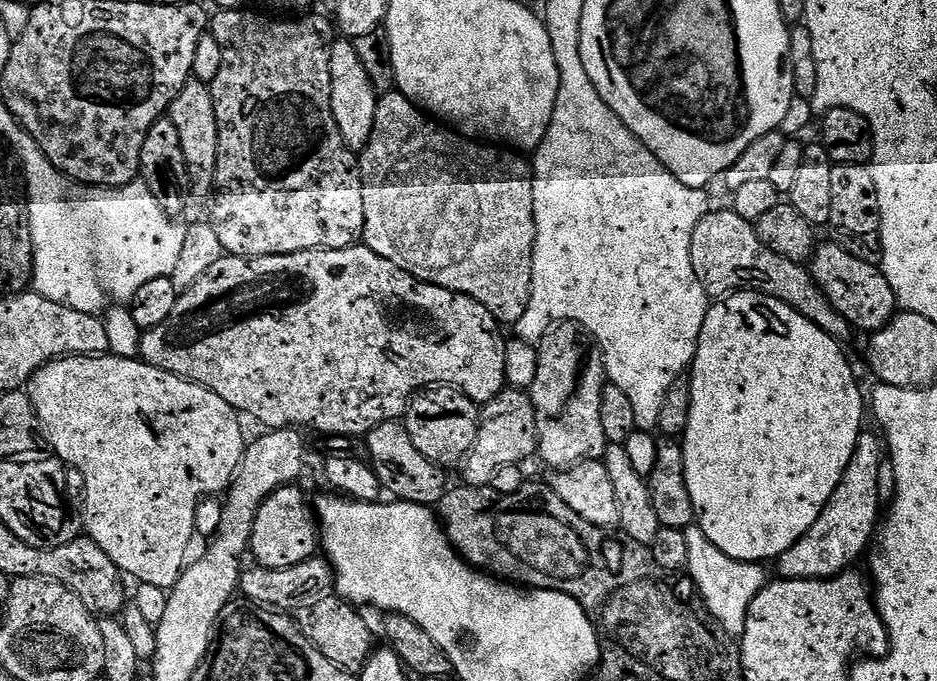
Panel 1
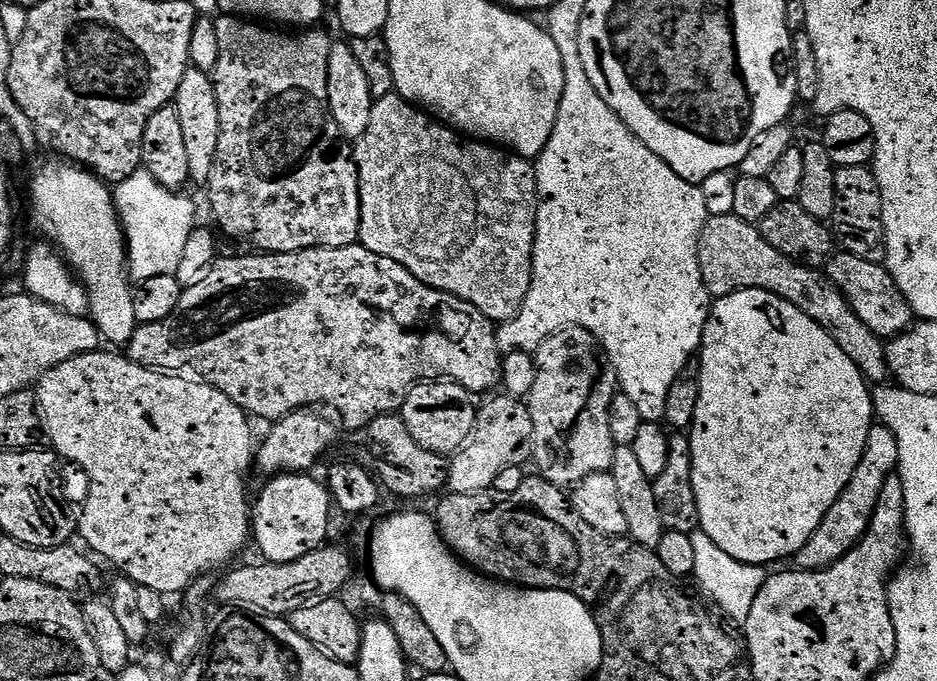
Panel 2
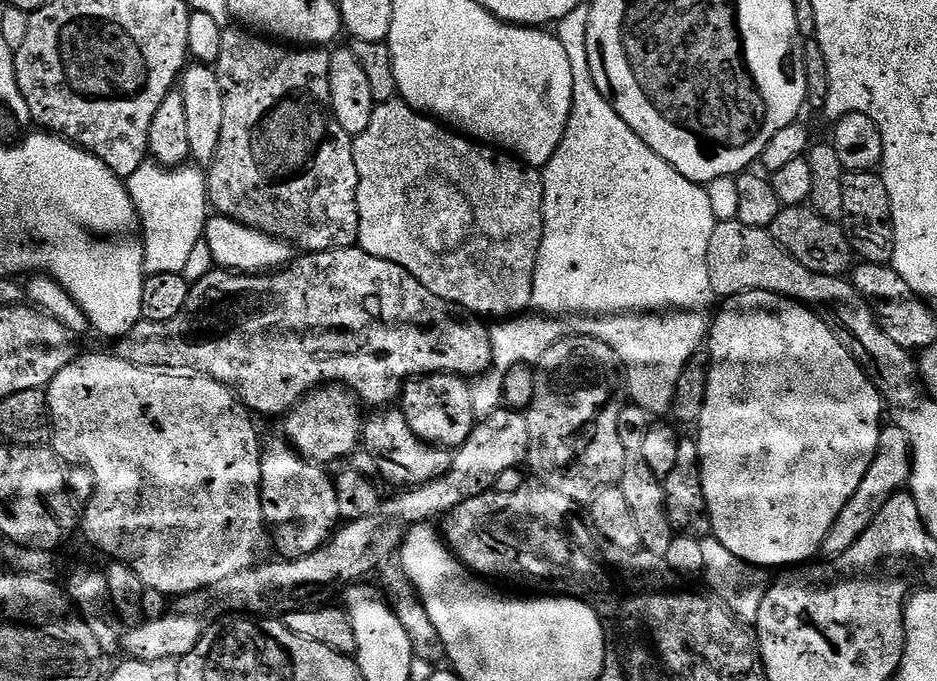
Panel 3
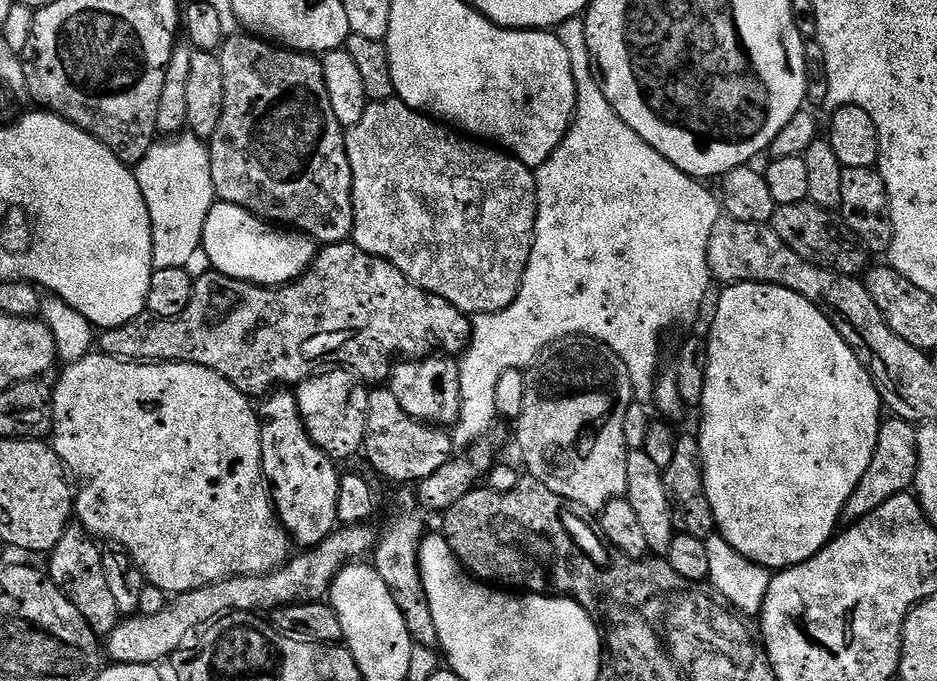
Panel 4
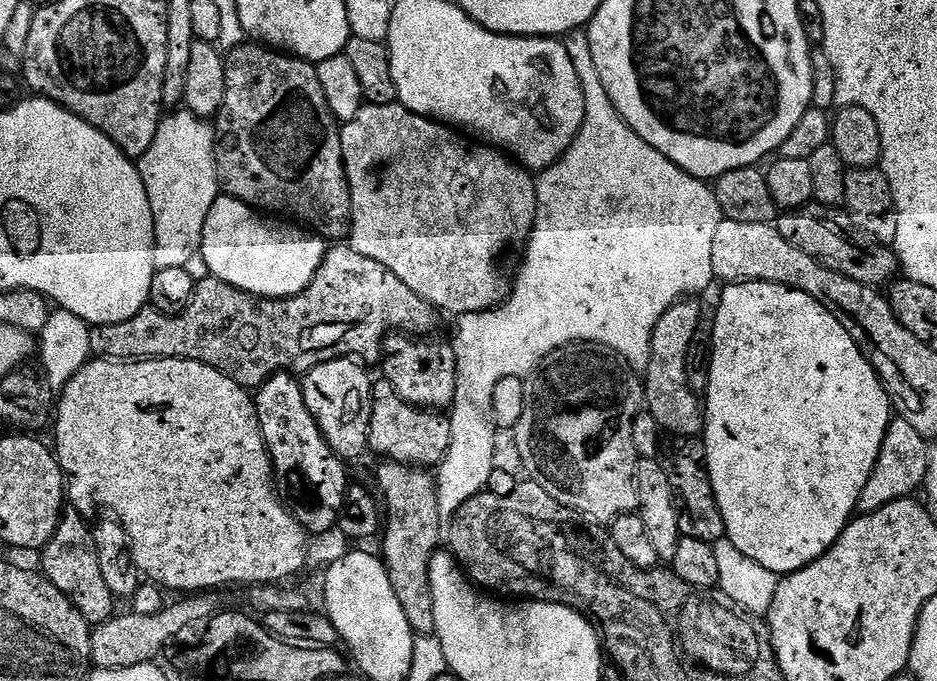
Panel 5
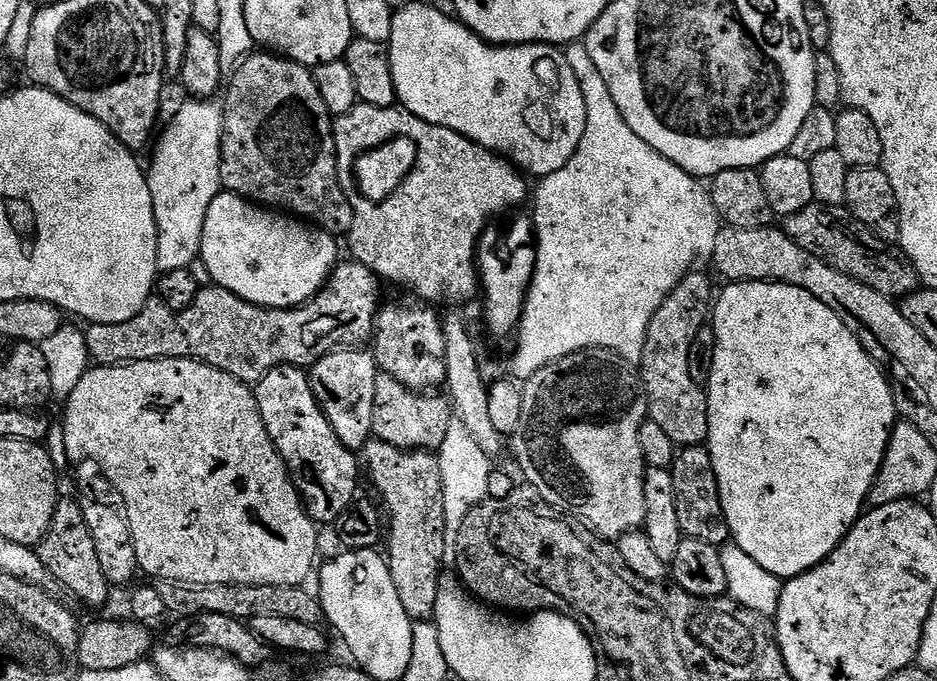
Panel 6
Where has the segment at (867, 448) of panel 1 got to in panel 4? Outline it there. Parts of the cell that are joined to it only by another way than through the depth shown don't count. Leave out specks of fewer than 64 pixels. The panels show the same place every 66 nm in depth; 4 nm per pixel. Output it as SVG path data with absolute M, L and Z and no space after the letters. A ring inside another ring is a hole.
M888 418L880 425L878 446L874 450L874 458L870 462L870 470L862 474L854 494L844 507L843 519L848 522L861 520L866 514L878 510L882 502L895 496L905 495L915 485L918 470L918 446L916 445L917 429L907 420Z

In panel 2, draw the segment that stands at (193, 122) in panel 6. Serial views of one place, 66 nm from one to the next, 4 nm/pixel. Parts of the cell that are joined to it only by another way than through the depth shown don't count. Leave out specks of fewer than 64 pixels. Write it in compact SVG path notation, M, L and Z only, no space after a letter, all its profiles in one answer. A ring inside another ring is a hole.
M139 171L130 174L120 184L115 185L114 199L116 212L120 215L120 227L124 229L124 239L128 249L128 274L137 281L146 278L158 278L158 274L177 275L180 263L186 250L186 242L190 242L192 229L197 227L196 208L188 196L180 196L179 191L164 188L149 172Z

